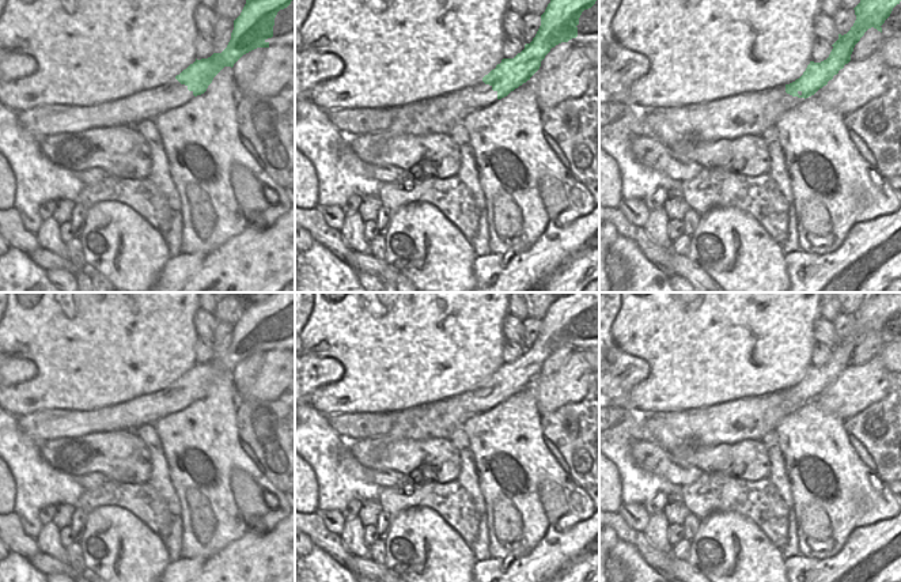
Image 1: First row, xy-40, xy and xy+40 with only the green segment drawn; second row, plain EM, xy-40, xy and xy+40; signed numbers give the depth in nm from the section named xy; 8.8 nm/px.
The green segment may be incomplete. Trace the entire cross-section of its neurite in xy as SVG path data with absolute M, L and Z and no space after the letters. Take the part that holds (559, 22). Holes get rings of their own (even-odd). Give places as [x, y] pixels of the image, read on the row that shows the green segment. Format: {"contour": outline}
{"contour": "M550 0L541 15L541 26L530 44L514 58L503 58L480 82L440 97L453 98L453 110L465 118L484 109L530 80L552 48L578 37L579 18L597 0Z"}

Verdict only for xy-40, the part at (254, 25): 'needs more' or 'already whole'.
needs more

